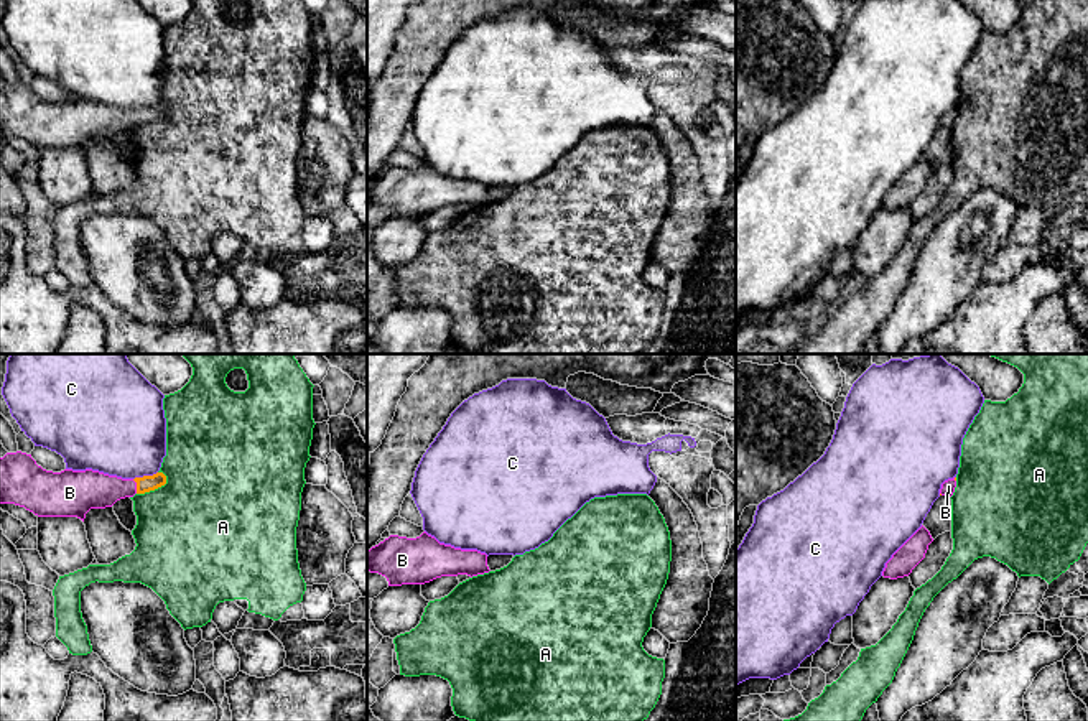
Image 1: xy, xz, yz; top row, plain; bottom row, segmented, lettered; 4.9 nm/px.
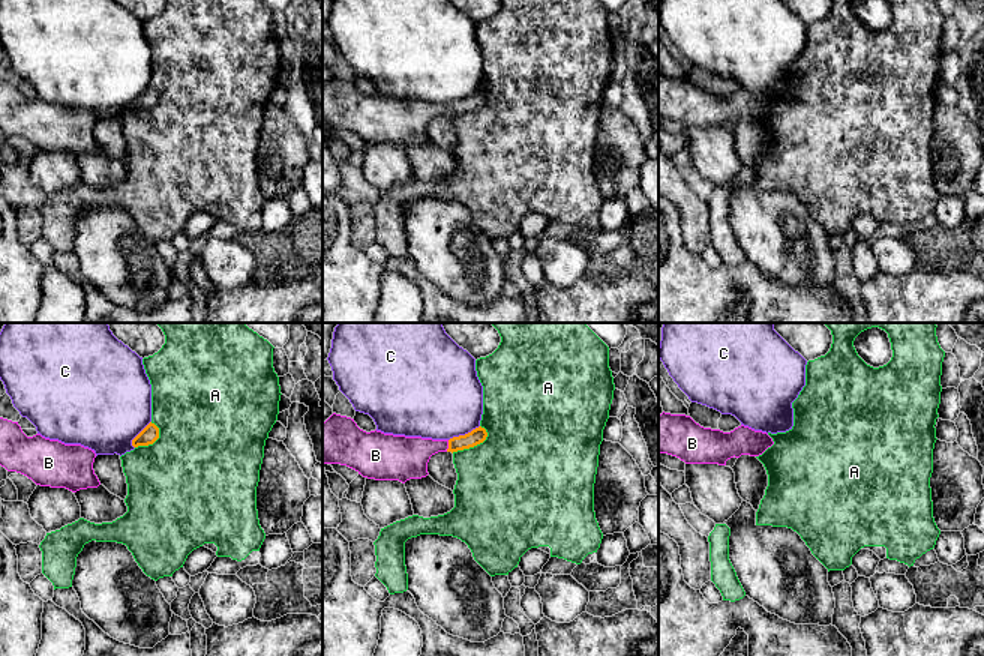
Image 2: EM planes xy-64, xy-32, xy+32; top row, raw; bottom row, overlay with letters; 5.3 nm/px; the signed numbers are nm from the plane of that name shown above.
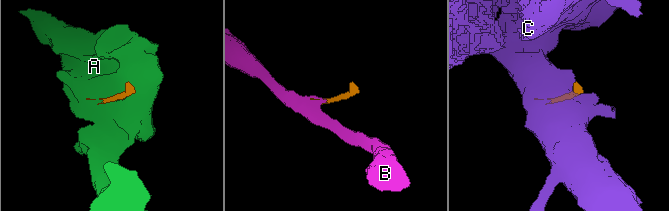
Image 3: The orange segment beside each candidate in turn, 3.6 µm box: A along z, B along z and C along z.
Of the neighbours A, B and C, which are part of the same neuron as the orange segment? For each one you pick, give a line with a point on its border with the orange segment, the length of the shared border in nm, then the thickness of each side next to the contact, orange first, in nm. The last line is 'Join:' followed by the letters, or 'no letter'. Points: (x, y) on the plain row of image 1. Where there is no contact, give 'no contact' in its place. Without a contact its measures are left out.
B: xy (137, 117) | 80 nm | 80/190 nm
Join: B

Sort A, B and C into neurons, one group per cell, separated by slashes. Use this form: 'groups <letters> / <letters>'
groups A / B / C

